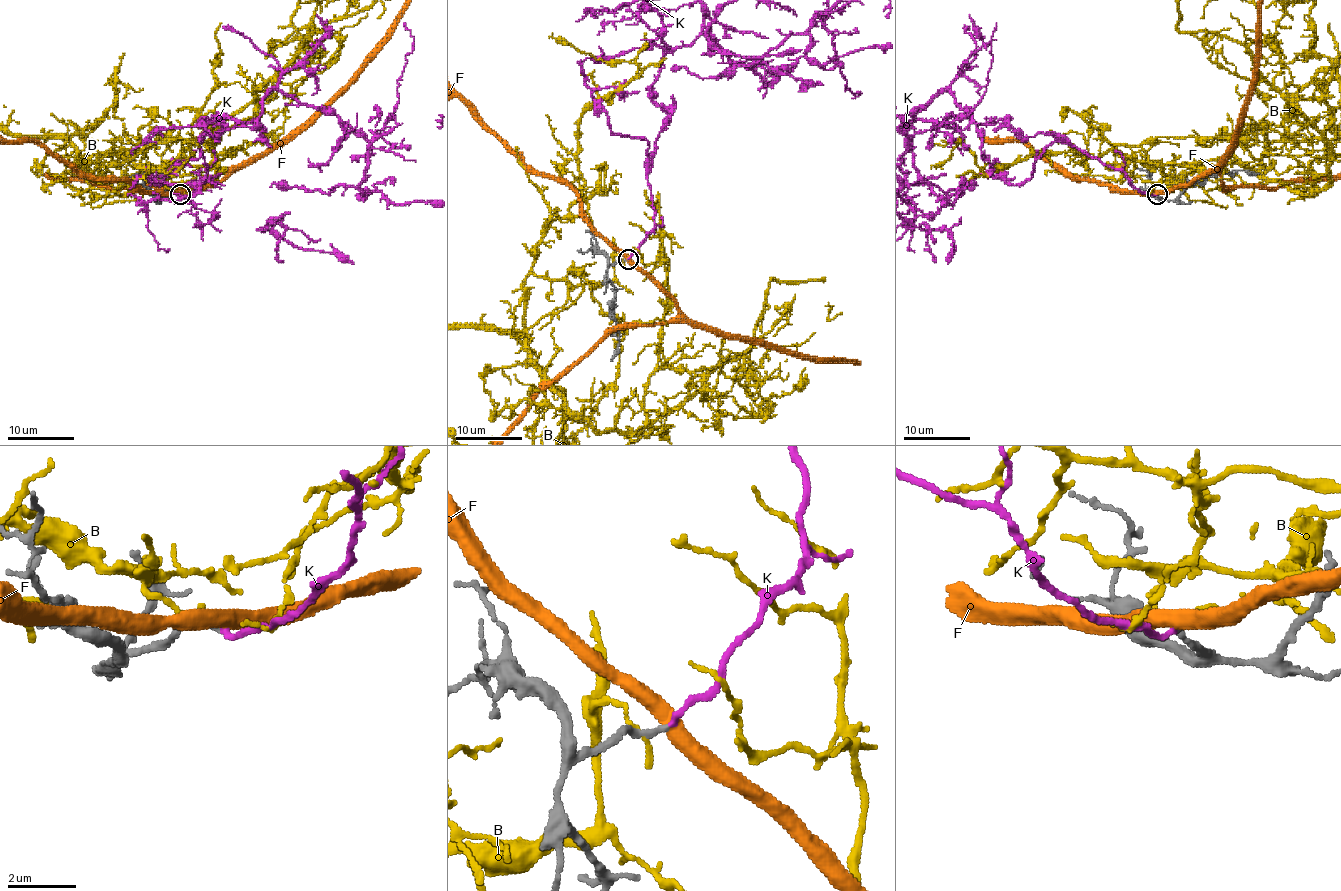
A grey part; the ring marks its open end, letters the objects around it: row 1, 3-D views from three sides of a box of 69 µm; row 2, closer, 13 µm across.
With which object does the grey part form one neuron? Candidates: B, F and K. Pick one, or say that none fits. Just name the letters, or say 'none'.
K

